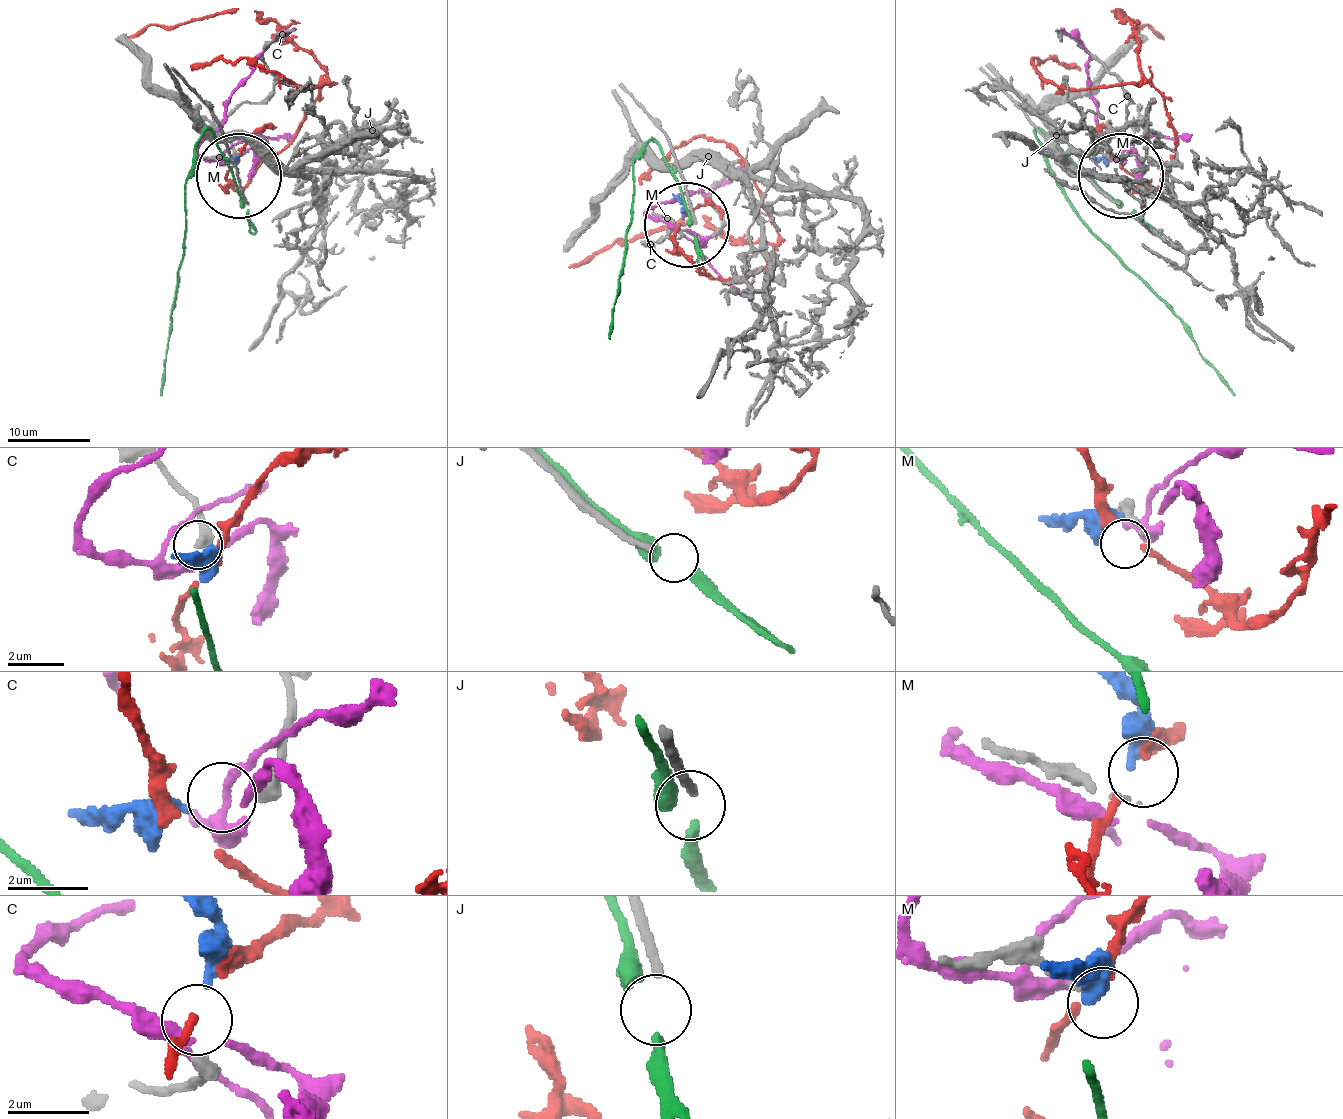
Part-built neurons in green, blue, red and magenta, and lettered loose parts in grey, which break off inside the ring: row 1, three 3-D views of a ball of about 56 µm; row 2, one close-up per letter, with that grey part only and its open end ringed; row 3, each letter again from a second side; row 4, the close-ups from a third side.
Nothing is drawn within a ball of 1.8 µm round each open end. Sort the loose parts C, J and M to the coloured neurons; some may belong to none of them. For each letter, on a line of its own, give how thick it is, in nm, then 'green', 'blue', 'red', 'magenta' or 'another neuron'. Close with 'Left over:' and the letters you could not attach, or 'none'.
C: 400 nm | blue
J: 240 nm | green
M: 70 nm | another neuron
Left over: M

